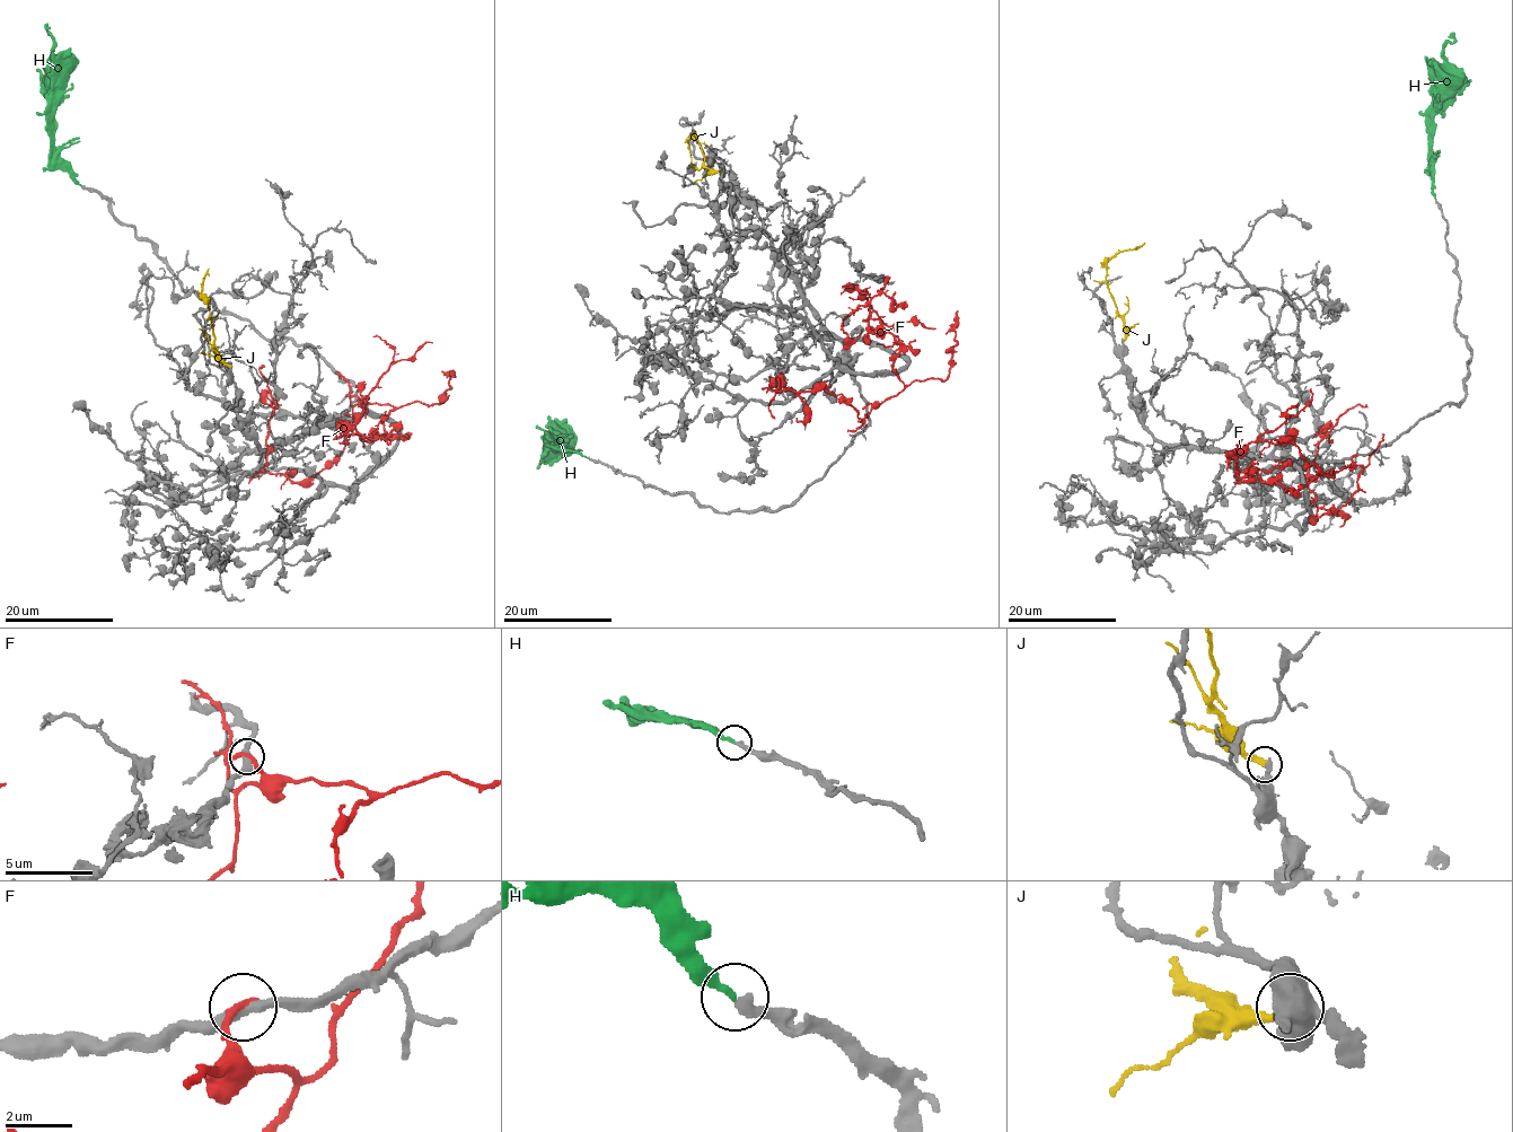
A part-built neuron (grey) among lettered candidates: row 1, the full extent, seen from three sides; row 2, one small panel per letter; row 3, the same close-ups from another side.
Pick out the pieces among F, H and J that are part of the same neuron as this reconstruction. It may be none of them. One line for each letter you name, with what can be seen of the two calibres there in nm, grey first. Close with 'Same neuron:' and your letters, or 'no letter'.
H: calibres 280 and 220 nm
Same neuron: H

